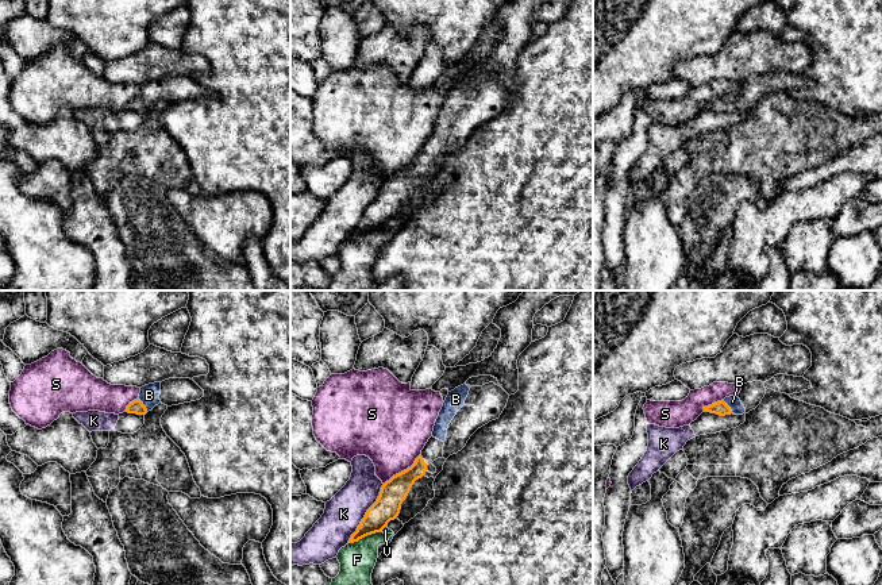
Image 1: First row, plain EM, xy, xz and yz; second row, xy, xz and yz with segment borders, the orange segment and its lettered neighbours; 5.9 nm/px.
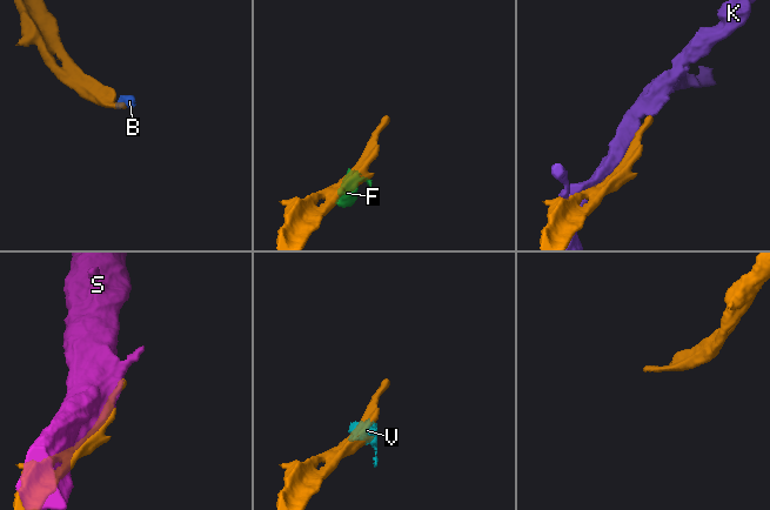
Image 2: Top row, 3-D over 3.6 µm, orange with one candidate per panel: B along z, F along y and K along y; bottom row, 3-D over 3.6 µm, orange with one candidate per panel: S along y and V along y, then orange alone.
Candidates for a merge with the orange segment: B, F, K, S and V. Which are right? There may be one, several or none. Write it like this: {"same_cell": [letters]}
{"same_cell": ["B"]}

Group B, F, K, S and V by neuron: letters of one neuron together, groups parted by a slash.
B / F V / K / S

